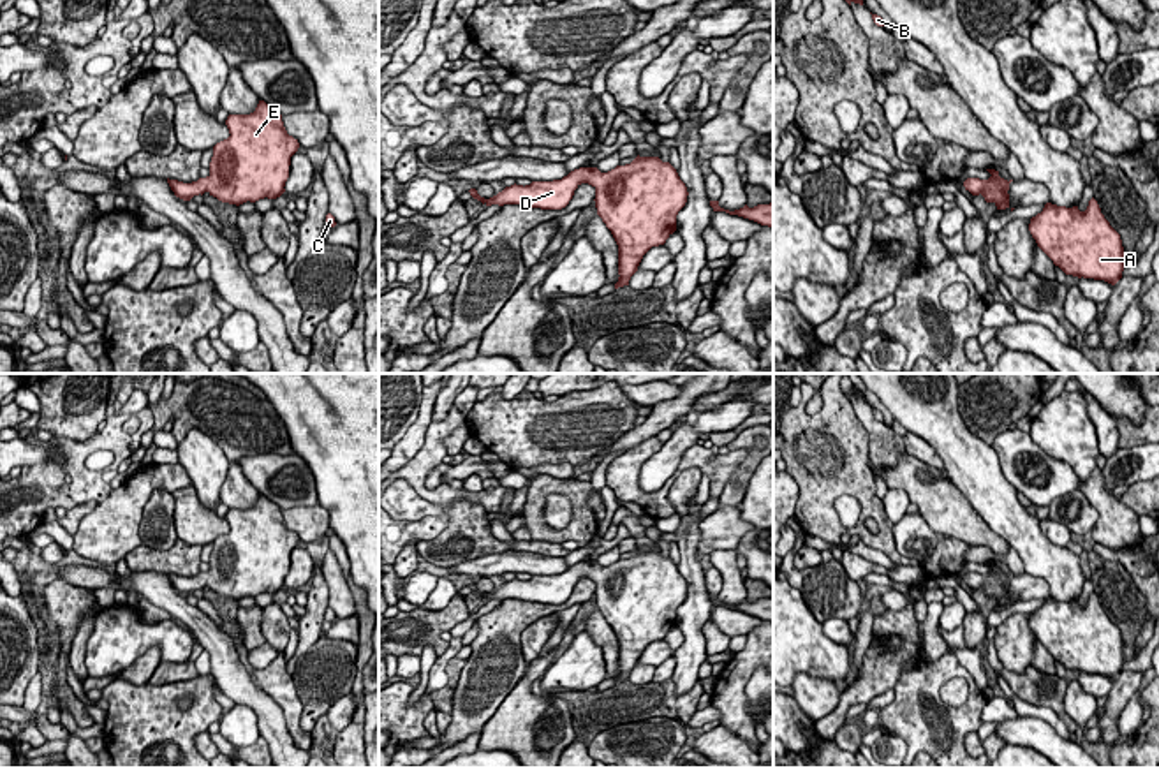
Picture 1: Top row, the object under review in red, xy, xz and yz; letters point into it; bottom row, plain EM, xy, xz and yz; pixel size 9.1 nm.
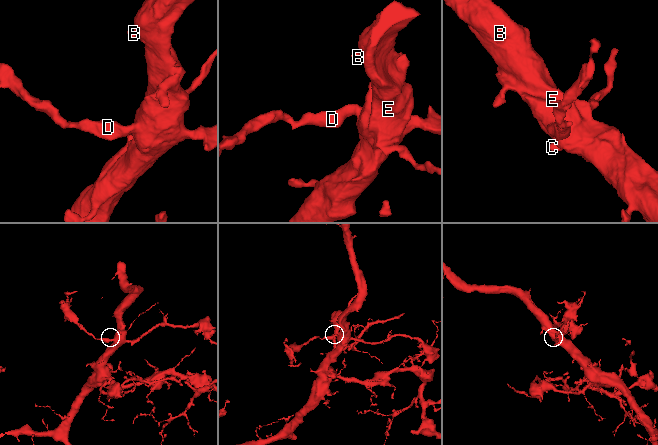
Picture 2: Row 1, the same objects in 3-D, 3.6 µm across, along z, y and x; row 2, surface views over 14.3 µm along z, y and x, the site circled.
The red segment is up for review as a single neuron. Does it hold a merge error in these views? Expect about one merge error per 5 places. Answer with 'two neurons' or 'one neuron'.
one neuron

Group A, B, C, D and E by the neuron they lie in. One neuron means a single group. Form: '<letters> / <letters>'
A B C D E

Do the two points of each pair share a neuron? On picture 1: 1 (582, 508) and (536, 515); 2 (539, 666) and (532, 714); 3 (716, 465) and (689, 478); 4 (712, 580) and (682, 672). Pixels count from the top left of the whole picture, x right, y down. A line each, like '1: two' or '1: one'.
1: one
2: one
3: two
4: two

